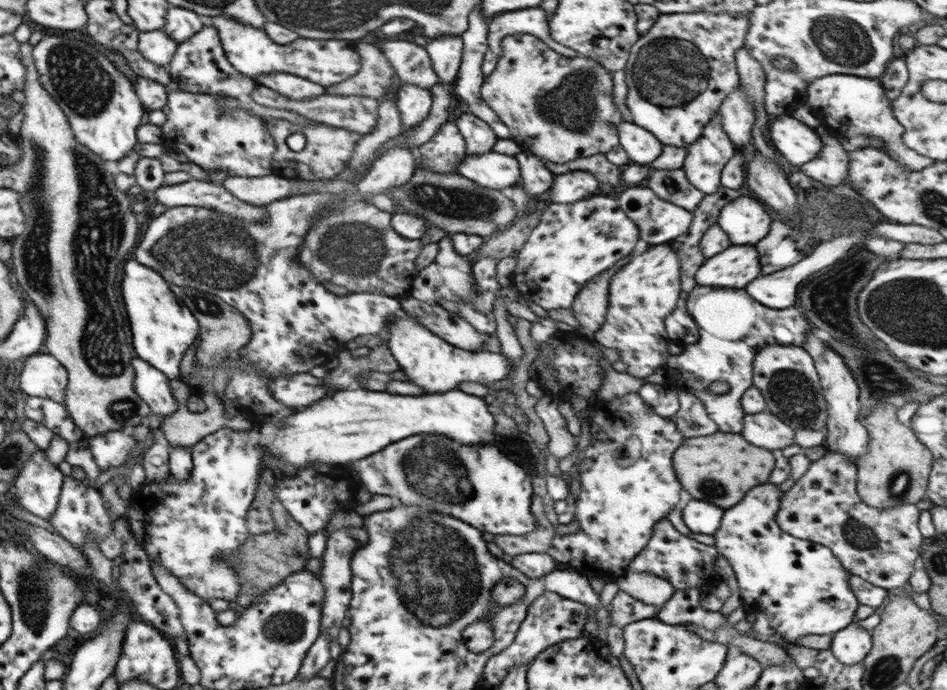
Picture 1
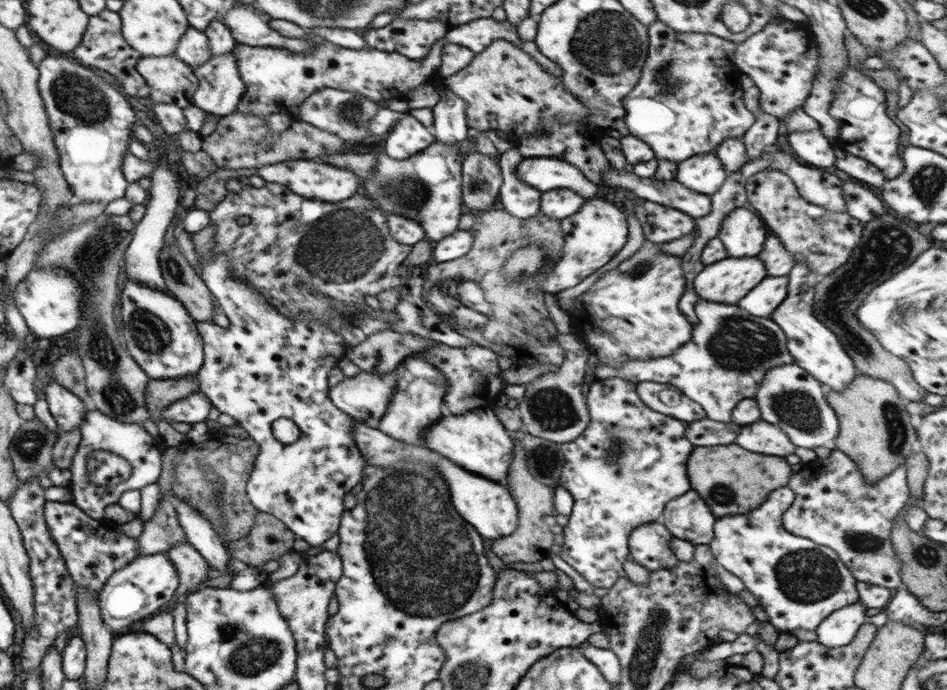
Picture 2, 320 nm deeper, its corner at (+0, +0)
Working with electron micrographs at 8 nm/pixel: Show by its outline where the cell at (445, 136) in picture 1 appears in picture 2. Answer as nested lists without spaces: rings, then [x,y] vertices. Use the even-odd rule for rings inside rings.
[[[436,141],[417,152],[417,154],[411,155],[408,159],[395,160],[385,153],[377,153],[373,174],[360,180],[360,185],[365,190],[365,196],[385,214],[415,220],[415,222],[421,224],[421,229],[423,229],[425,237],[430,242],[439,242],[441,238],[445,238],[445,236],[449,236],[449,234],[458,230],[459,218],[464,211],[460,191],[460,166],[464,159],[463,154],[462,146],[441,144]]]

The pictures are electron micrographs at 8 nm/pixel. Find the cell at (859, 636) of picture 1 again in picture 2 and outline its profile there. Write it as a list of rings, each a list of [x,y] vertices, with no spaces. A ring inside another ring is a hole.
[[[857,600],[853,604],[834,610],[818,622],[814,630],[816,641],[827,648],[837,648],[847,644],[861,623],[867,620],[865,609]]]

